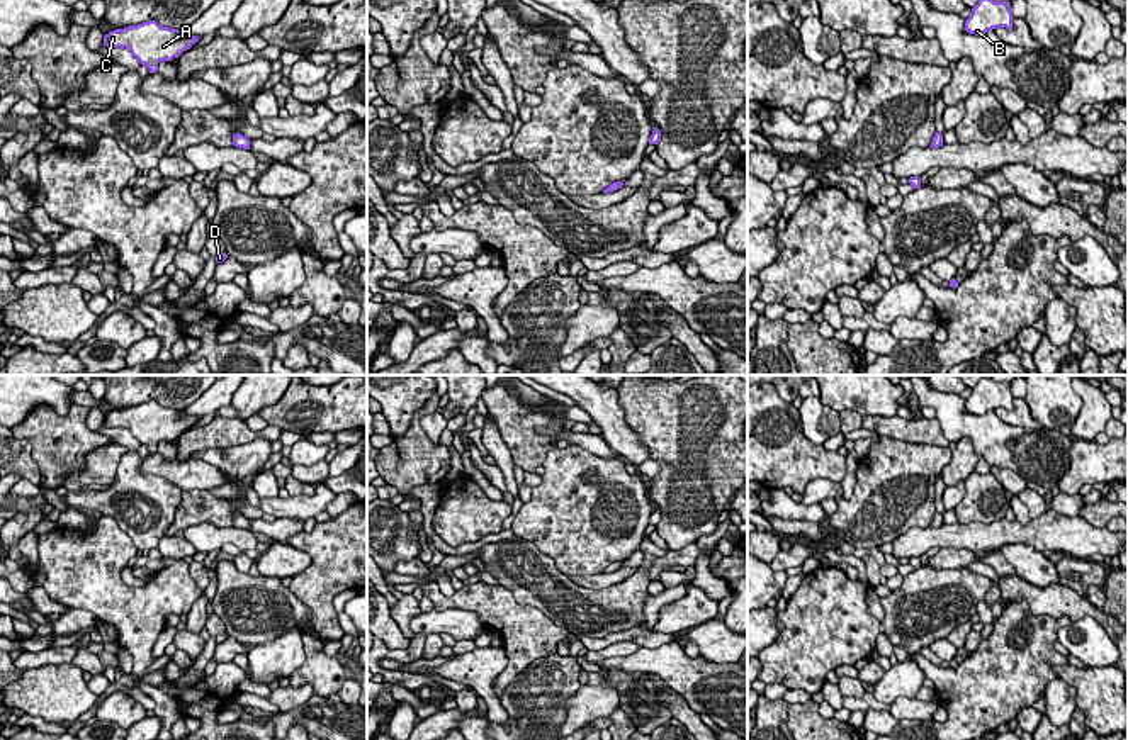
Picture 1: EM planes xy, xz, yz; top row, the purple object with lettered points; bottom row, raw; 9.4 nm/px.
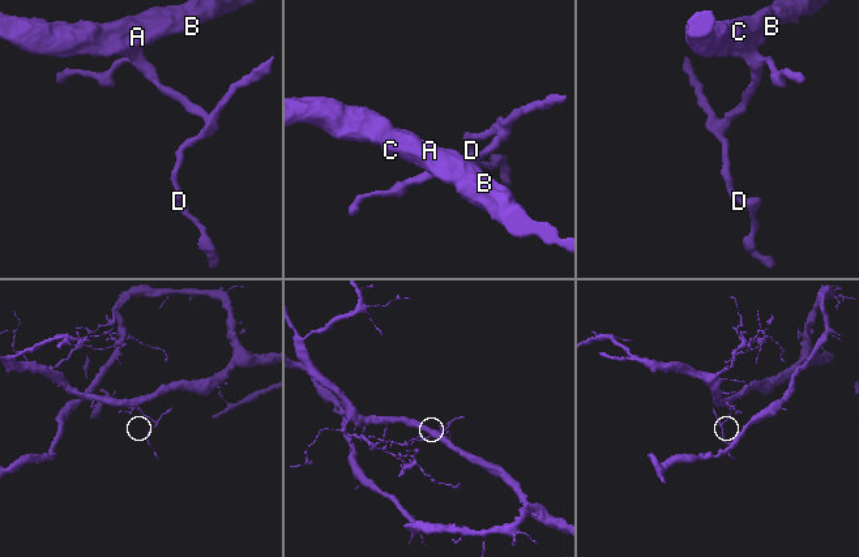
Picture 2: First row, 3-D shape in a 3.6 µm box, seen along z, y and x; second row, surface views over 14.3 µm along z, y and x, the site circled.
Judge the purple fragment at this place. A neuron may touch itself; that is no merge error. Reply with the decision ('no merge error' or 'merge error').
merge error

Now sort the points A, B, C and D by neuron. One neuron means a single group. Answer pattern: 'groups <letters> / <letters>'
groups A B C / D

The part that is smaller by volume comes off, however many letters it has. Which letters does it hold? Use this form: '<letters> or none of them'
D

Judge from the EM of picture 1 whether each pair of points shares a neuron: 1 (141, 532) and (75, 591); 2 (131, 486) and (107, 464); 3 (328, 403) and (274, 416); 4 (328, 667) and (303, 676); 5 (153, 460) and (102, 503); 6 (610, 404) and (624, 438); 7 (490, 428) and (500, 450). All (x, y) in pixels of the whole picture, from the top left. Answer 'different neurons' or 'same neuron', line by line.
1: different neurons
2: different neurons
3: same neuron
4: same neuron
5: different neurons
6: same neuron
7: same neuron

